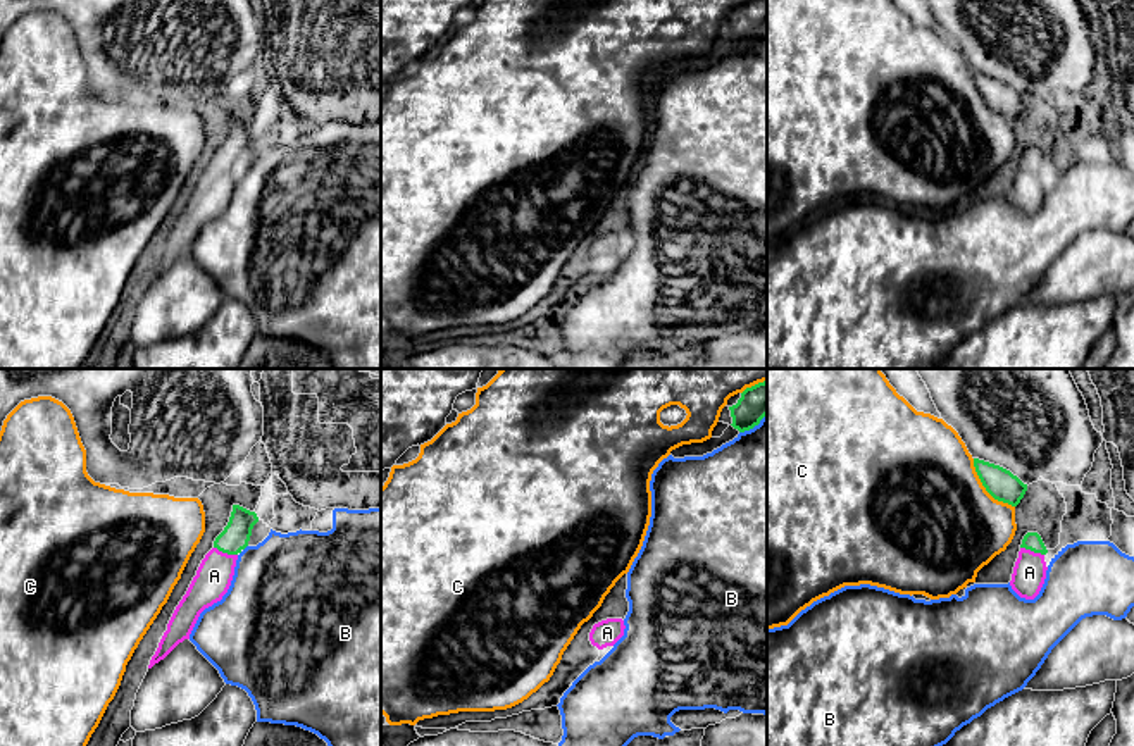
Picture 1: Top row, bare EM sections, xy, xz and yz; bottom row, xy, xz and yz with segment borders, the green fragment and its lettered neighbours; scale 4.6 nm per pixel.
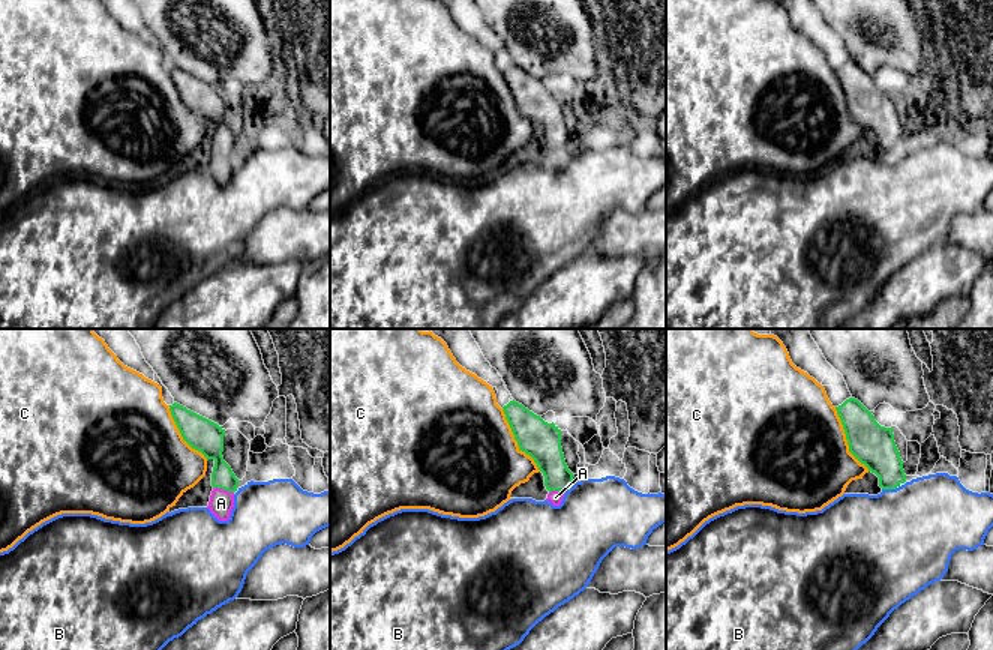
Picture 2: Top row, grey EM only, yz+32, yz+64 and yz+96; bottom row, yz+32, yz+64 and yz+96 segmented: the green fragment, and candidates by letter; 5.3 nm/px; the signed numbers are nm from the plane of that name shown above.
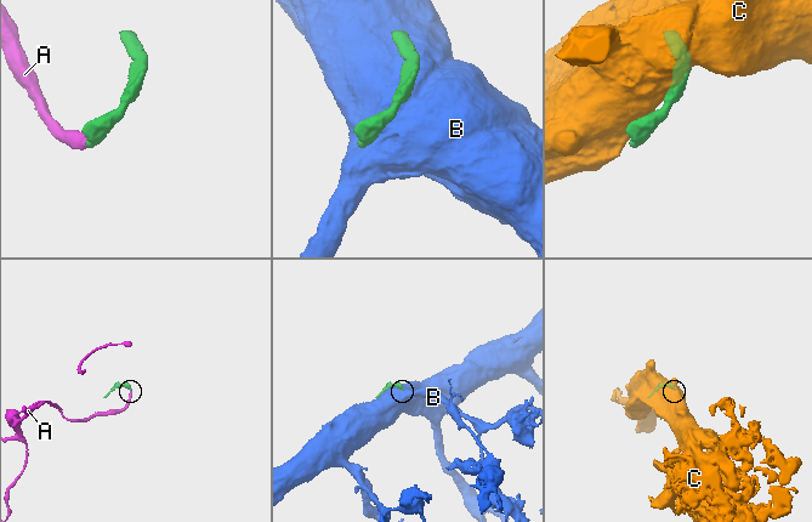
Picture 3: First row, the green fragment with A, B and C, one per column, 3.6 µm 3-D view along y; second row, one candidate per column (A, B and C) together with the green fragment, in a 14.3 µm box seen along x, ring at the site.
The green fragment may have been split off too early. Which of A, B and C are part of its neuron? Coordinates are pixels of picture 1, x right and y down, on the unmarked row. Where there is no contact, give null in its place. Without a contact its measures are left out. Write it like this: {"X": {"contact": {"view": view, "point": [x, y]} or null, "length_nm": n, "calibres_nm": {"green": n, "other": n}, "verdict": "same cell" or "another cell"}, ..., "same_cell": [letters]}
{"A": {"contact": {"view": "xy", "point": [226, 166]}, "length_nm": 120, "calibres_nm": {"green": 130, "other": 170}, "verdict": "same cell"}, "B": {"contact": {"view": "xy", "point": [243, 162]}, "length_nm": 60, "calibres_nm": {"green": 130, "other": 460}, "verdict": "another cell"}, "C": {"contact": {"view": "yz", "point": [984, 100]}, "length_nm": 300, "calibres_nm": {"green": 150, "other": 500}, "verdict": "another cell"}, "same_cell": ["A"]}

